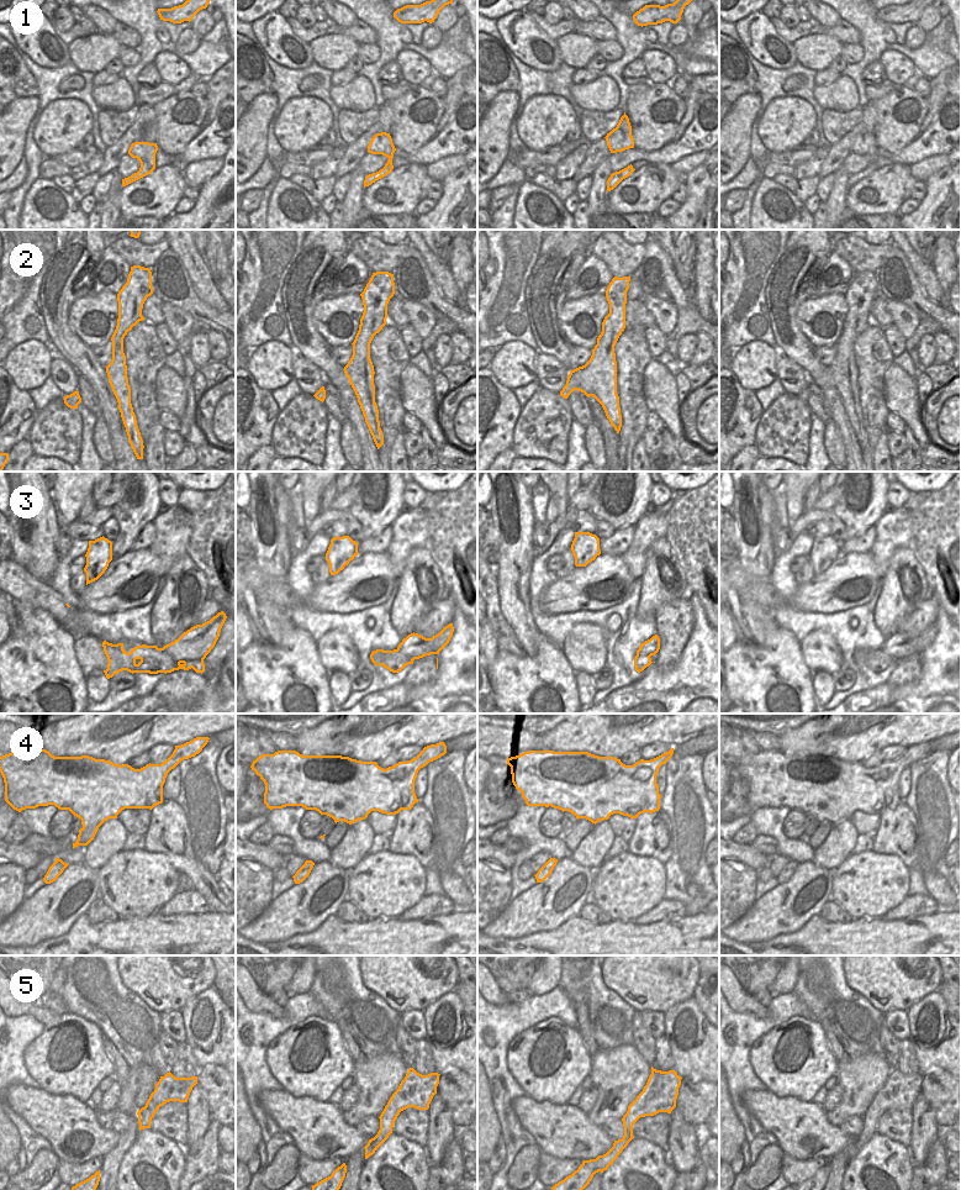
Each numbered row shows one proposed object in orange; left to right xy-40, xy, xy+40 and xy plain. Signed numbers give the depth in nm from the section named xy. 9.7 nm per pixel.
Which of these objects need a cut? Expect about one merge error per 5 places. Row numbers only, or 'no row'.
3

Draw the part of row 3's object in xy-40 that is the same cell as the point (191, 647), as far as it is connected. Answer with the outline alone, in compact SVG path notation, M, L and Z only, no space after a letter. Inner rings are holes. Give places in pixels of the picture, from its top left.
M221 611L210 621L184 632L178 639L163 647L162 653L157 655L155 665L147 673L167 674L192 668L202 674L205 672L204 659L215 647L226 618L226 614Z

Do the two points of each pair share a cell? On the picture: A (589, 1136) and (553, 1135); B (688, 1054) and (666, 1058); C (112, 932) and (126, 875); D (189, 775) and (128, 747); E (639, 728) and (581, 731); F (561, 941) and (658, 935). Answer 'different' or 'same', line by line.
A: same
B: different
C: different
D: different
E: same
F: same

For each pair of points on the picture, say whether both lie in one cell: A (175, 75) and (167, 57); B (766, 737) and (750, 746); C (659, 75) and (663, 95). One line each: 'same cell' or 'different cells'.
A: same cell
B: different cells
C: different cells

